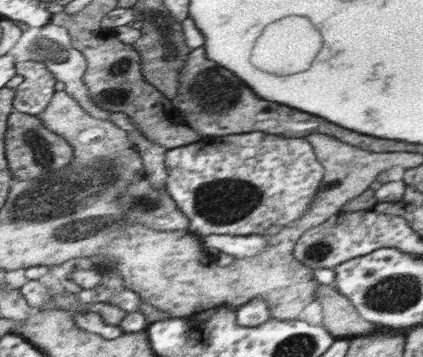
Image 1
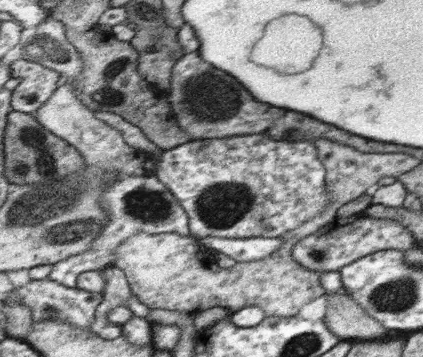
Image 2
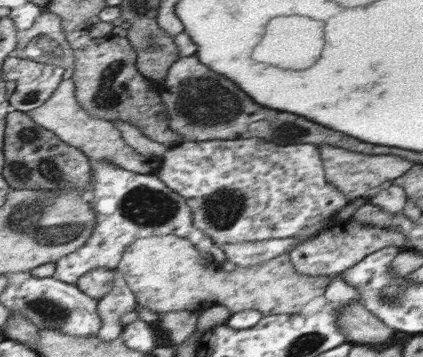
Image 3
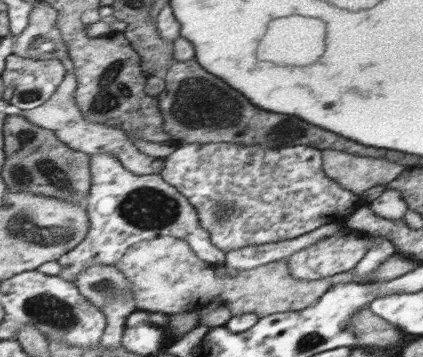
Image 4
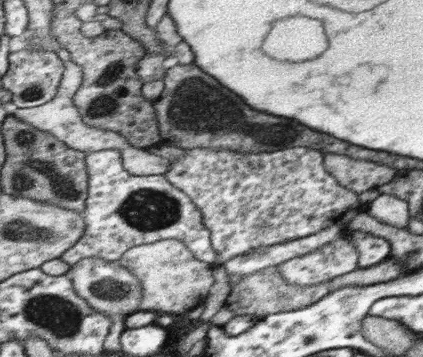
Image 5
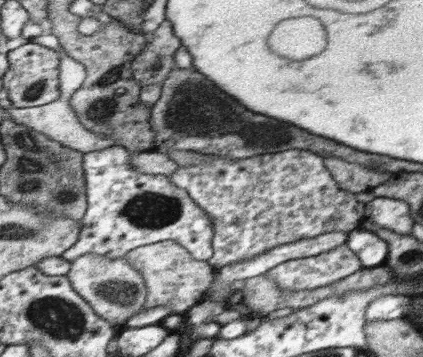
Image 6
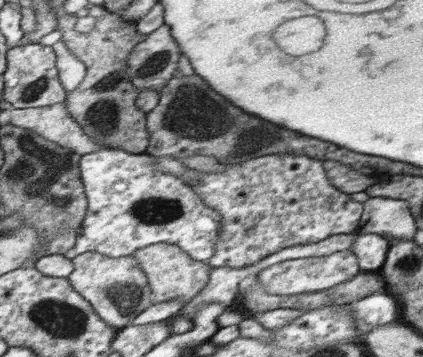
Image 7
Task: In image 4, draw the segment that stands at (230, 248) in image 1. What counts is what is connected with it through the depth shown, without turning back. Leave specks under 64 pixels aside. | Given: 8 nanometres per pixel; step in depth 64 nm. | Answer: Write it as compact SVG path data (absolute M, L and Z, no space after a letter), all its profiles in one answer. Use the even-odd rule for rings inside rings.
M341 222L335 224L325 224L317 230L311 230L299 238L293 240L279 240L279 242L267 242L267 244L253 244L253 246L243 246L243 248L233 248L225 254L223 266L231 266L235 270L251 270L259 268L263 264L271 264L281 258L289 258L291 254L335 234L341 228Z

